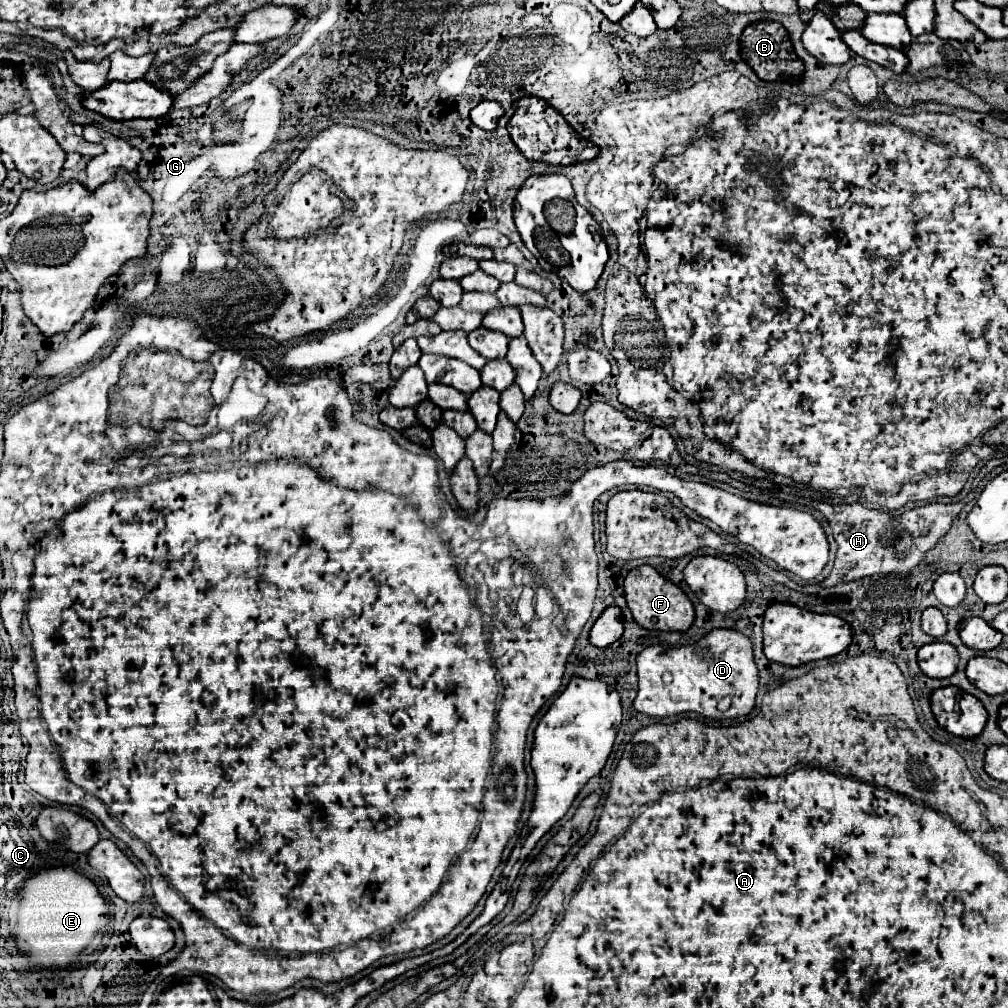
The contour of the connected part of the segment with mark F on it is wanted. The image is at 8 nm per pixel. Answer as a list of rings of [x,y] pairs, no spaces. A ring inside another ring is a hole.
[[[640,565],[632,569],[624,579],[624,595],[628,609],[632,611],[634,621],[644,629],[660,629],[660,631],[686,631],[694,621],[694,607],[686,593],[664,579],[654,567]]]

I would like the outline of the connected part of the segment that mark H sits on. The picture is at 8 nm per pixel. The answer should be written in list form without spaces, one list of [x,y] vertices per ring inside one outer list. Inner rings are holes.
[[[966,501],[942,505],[942,503],[928,503],[918,509],[904,511],[900,517],[894,517],[884,511],[866,509],[860,503],[854,505],[822,505],[822,515],[828,519],[834,539],[838,543],[834,569],[820,585],[834,587],[838,583],[852,583],[876,573],[890,573],[890,571],[910,571],[918,567],[926,553],[950,531],[952,521],[958,517]]]

